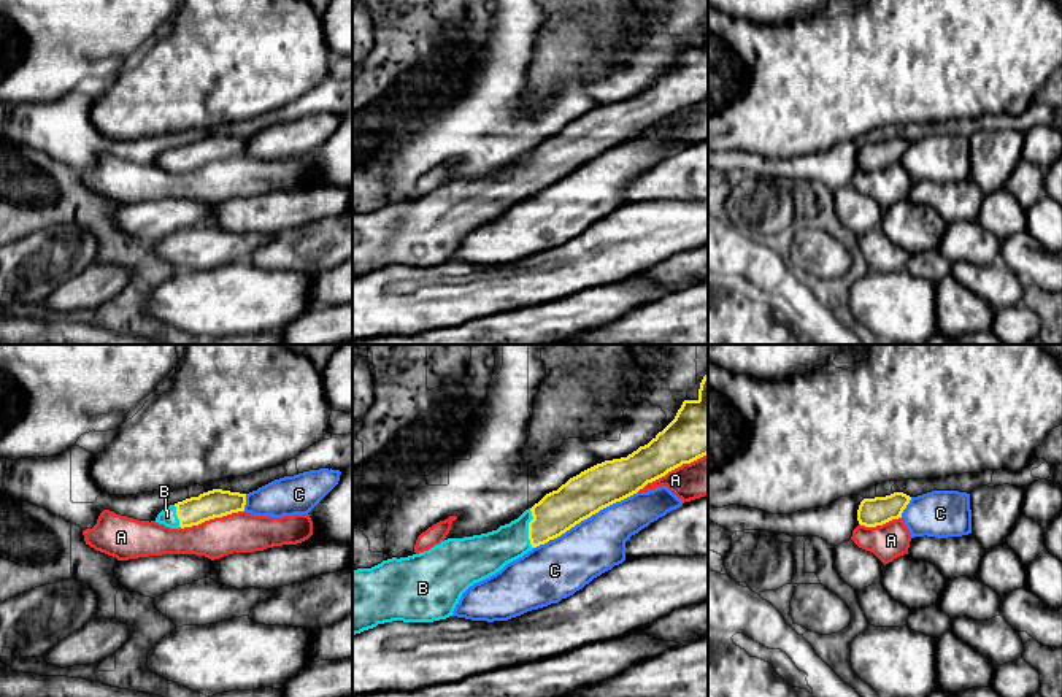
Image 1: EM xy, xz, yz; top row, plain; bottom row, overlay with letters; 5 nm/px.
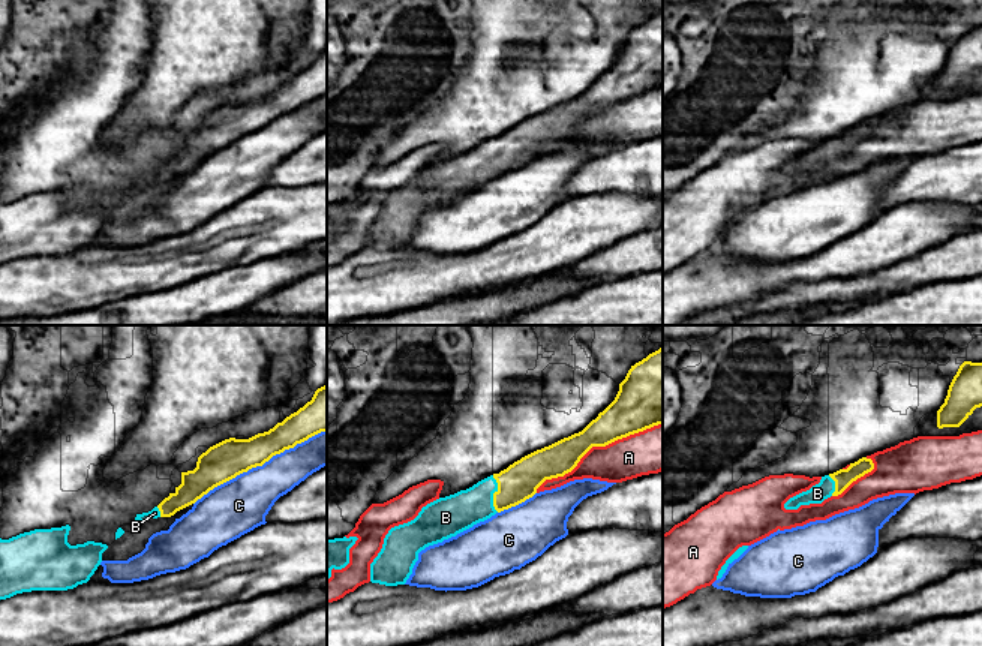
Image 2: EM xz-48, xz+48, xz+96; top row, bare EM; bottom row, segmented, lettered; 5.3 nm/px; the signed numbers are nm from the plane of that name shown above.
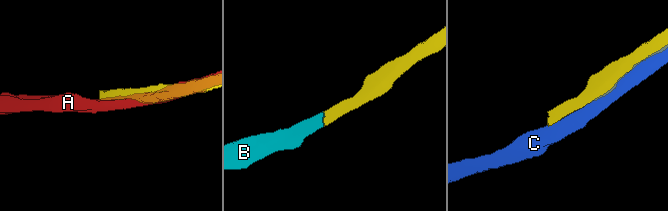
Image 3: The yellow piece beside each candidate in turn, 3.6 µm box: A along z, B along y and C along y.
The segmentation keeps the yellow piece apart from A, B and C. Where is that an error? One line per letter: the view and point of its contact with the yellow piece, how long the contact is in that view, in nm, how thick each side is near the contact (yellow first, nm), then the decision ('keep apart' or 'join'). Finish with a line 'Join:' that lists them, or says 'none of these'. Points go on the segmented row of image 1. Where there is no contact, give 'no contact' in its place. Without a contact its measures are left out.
A: xz (672, 469) | 400 nm | 280/190 nm | keep apart
B: xz (529, 529) | 200 nm | 220/200 nm | join
C: xz (584, 518) | 600 nm | 220/280 nm | keep apart
Join: B

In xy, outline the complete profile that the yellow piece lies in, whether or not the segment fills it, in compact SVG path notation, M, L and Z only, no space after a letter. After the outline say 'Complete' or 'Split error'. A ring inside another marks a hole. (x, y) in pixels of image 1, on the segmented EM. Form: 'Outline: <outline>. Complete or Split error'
Outline: M213 489L162 510L156 522L170 529L198 526L205 521L244 511L246 494Z. Split error

